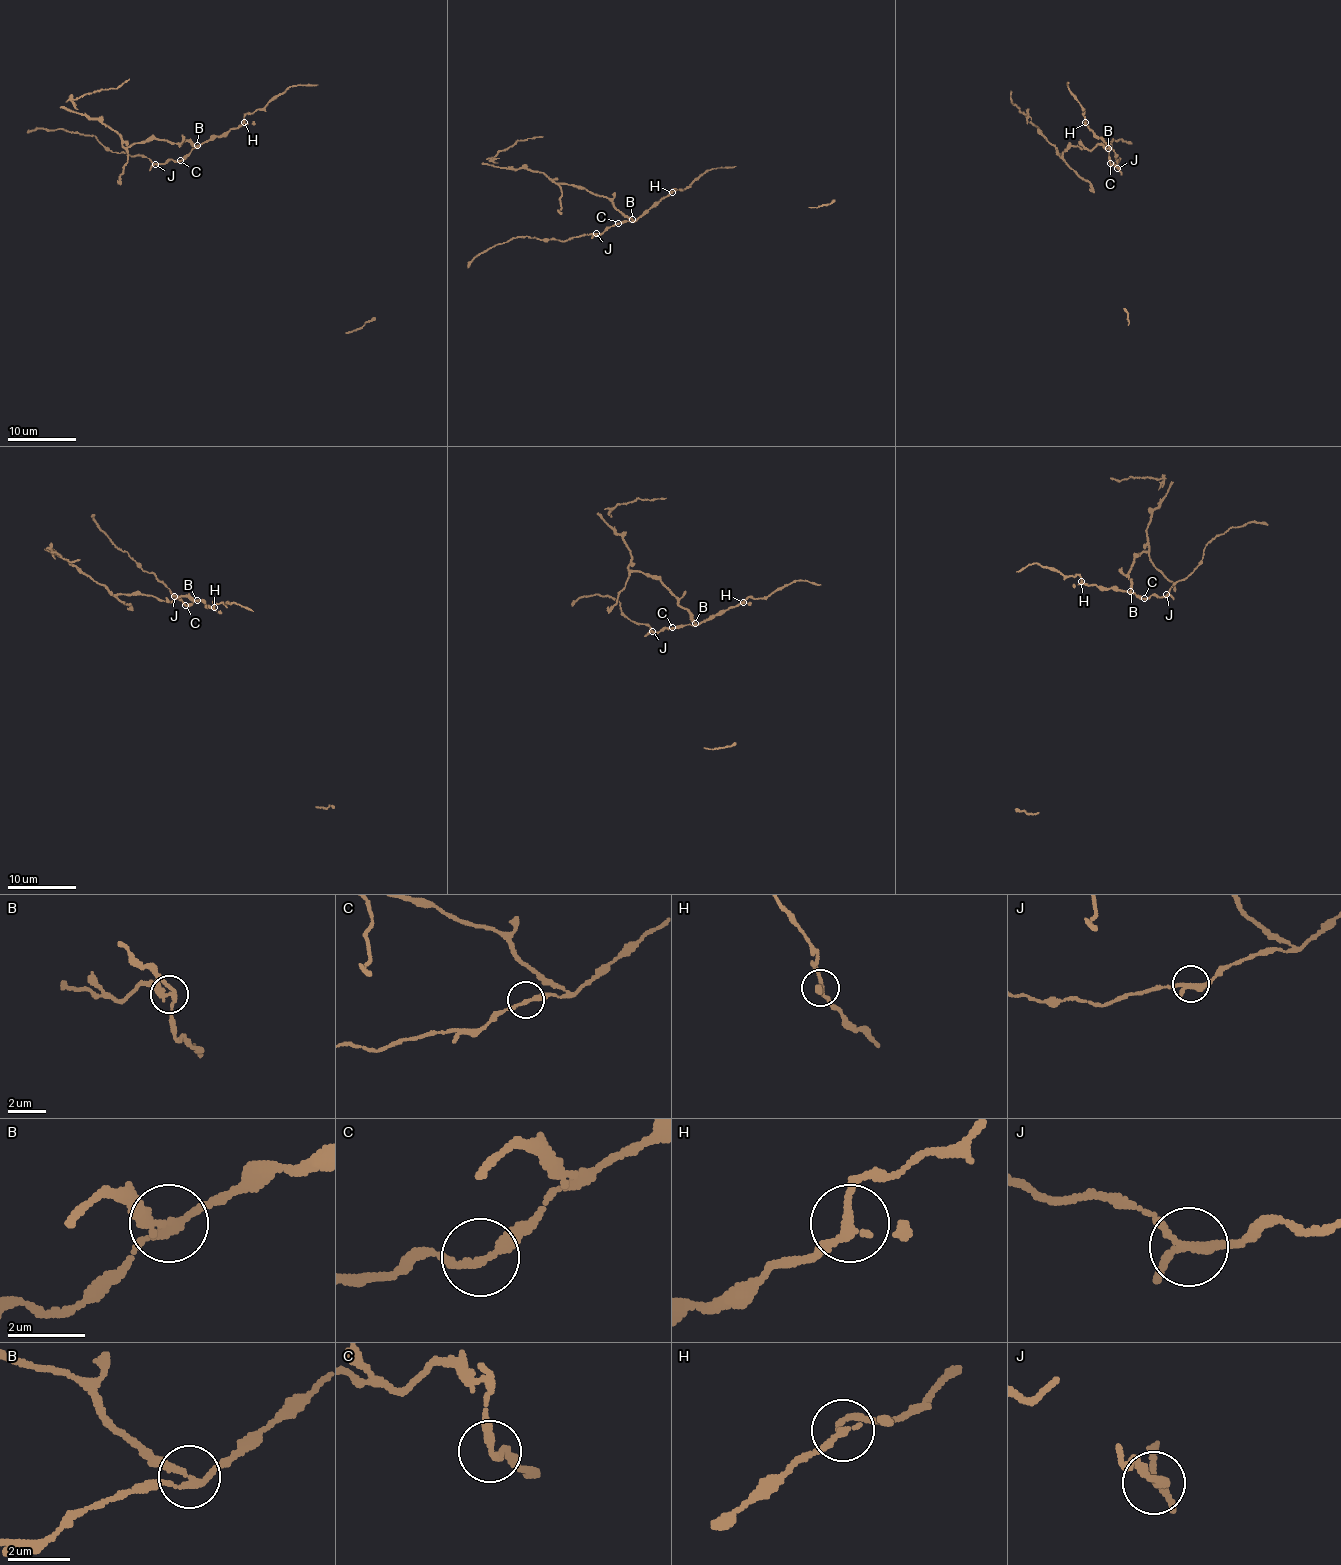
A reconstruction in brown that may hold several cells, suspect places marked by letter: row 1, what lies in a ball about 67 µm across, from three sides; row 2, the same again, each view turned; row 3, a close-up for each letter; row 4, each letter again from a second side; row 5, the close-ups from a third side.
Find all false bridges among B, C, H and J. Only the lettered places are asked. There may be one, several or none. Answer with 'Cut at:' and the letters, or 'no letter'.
Cut at: B, J

